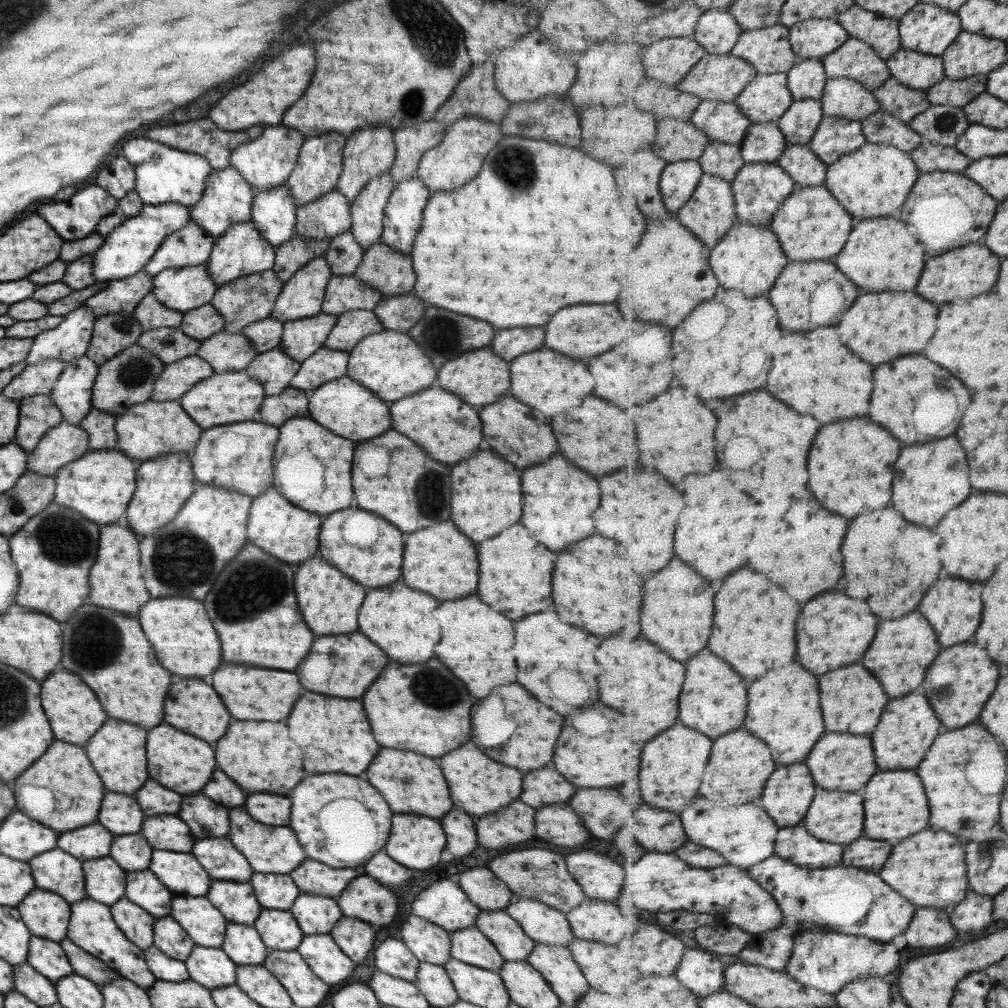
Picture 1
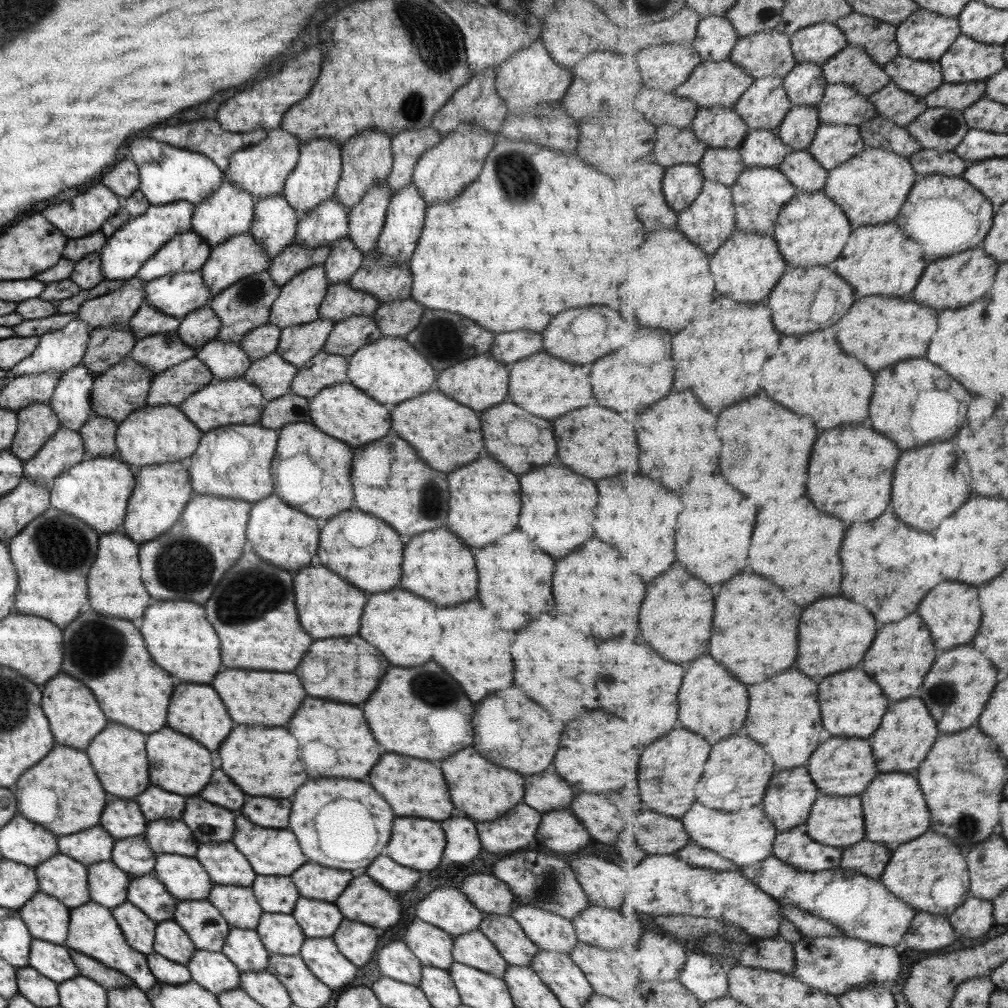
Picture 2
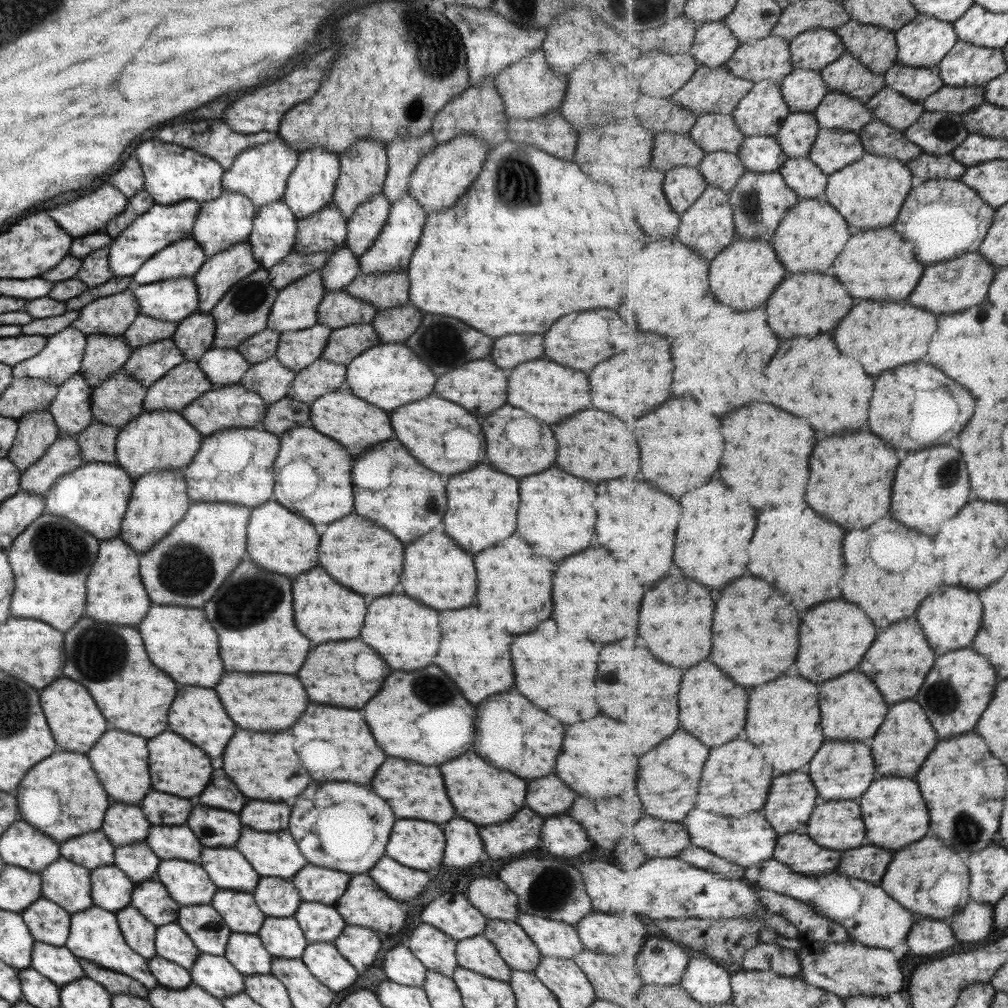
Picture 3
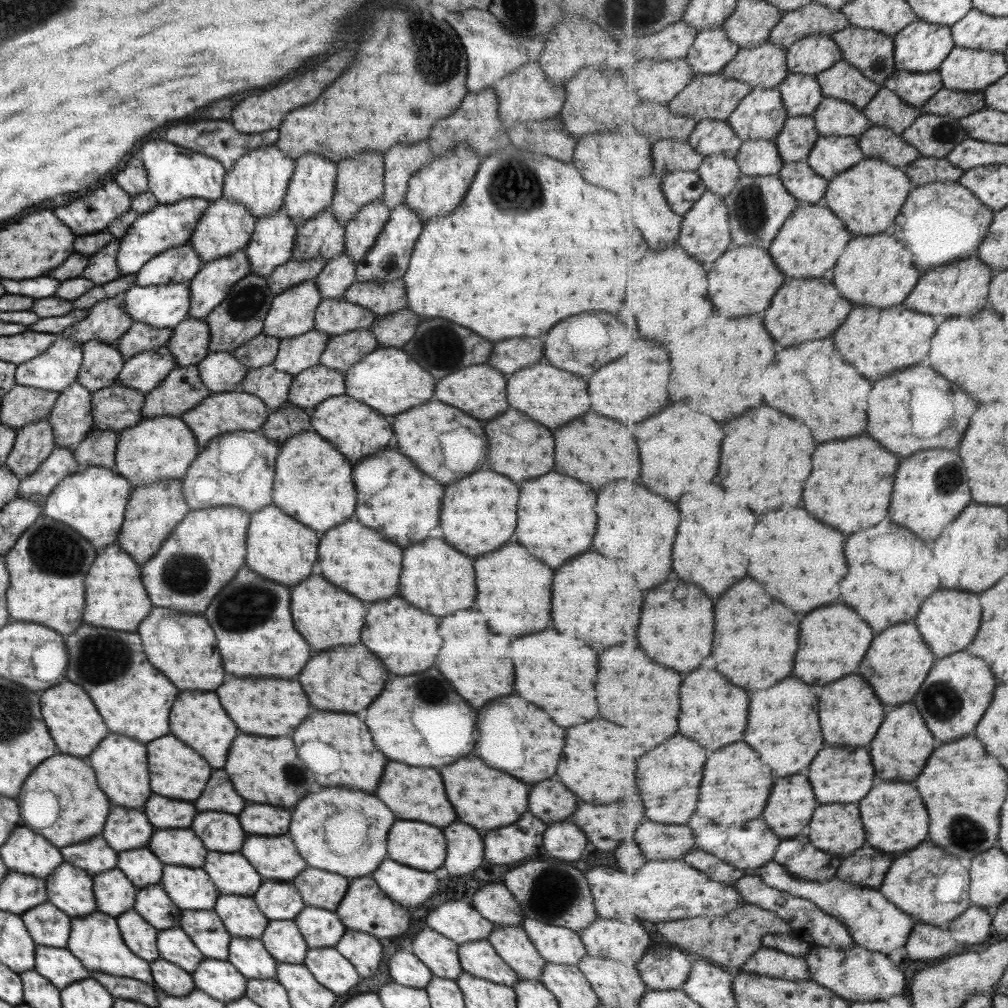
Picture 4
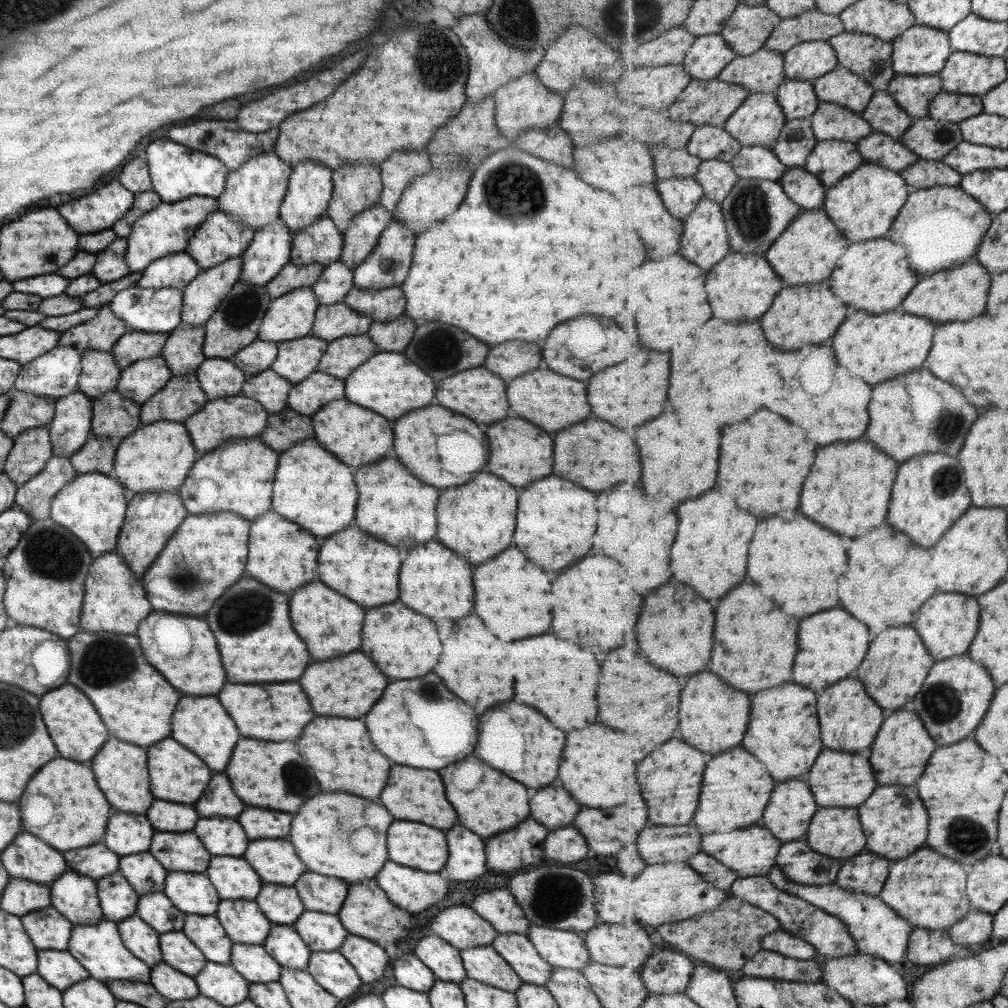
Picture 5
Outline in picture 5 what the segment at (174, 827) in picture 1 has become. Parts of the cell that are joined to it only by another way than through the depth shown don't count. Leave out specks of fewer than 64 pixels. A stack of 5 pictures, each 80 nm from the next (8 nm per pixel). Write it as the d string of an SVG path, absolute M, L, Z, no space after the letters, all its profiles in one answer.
M156 831L148 851L166 872L205 873L210 858L193 832Z

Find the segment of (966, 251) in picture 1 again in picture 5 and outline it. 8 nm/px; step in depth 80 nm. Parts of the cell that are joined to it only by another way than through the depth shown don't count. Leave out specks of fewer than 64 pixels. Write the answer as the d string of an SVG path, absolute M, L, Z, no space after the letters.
M973 258L967 264L957 268L942 270L937 274L925 276L919 286L907 295L907 302L903 302L903 310L909 314L919 314L923 318L931 318L935 322L965 322L975 316L981 316L987 310L987 296L991 288L991 276L983 268L978 259Z

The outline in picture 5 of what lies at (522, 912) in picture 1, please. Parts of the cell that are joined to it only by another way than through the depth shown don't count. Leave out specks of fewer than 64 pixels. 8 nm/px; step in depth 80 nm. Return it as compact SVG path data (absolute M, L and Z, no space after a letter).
M529 924L526 936L541 960L552 968L580 971L590 961L583 938L571 931L545 929Z

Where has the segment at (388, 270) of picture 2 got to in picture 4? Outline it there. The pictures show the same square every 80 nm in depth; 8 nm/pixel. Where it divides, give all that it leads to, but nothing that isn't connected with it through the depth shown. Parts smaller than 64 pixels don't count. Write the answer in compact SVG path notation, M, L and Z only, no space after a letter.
M402 278L390 280L389 282L355 281L343 293L343 298L371 311L375 317L387 316L397 310L405 309L408 305Z

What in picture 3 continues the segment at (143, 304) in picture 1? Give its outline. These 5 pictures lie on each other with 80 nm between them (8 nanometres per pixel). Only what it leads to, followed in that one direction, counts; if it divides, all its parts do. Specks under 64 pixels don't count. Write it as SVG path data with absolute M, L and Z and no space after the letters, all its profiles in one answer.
M138 313L122 337L129 350L132 350L152 342L171 339L176 326L175 322L163 322Z

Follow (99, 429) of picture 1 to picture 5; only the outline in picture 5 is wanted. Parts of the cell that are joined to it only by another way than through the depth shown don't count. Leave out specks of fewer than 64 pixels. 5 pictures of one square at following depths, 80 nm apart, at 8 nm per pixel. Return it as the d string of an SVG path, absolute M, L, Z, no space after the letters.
M90 435L85 444L68 459L77 474L98 472L109 474L113 470L116 446L106 438Z

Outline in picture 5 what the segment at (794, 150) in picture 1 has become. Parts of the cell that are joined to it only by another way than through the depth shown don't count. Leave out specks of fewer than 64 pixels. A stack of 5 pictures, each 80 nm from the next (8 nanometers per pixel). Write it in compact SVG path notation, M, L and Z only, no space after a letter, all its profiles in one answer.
M791 166L786 169L779 182L787 196L806 210L818 210L825 205L827 188L803 166Z

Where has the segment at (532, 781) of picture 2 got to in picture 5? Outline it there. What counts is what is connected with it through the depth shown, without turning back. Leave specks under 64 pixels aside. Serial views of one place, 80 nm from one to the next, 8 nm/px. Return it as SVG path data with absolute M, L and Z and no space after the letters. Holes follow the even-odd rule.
M545 786L529 800L531 818L551 832L564 826L570 826L579 812L575 800L563 792L563 788ZM565 808L565 810L563 810Z

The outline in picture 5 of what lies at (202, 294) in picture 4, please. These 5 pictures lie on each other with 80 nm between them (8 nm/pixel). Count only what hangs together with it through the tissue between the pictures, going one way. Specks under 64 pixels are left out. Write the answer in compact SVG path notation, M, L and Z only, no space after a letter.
M240 256L224 260L217 266L201 269L181 291L180 324L191 328L205 324L237 282L240 270Z

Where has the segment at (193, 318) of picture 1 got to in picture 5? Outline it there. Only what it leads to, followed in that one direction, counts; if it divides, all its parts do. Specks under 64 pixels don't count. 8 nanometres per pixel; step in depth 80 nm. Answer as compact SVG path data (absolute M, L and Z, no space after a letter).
M177 325L168 332L160 356L171 377L192 375L206 359L202 353L203 325L197 328Z

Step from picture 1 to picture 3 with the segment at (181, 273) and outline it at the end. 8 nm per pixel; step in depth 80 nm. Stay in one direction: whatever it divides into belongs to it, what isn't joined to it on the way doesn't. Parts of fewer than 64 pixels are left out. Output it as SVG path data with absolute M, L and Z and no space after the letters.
M180 276L143 285L132 280L128 288L138 304L138 313L178 324L196 310L198 298L192 278Z

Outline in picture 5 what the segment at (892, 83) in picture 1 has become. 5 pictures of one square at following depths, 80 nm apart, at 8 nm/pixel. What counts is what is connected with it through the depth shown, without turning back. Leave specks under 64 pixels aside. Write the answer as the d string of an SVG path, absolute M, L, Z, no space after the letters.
M885 90L876 91L861 115L871 123L874 130L888 134L897 141L902 140L902 136L916 120Z

